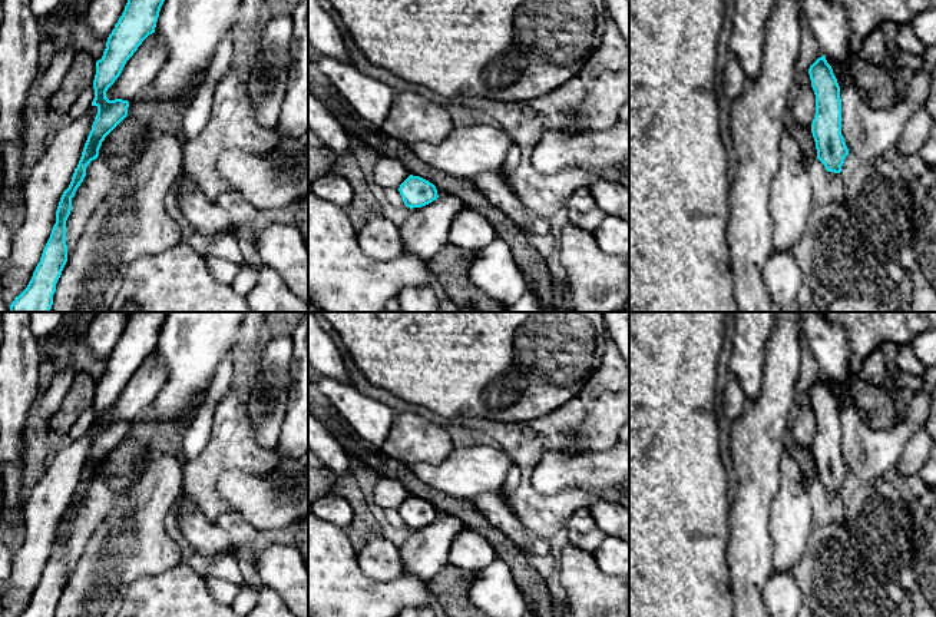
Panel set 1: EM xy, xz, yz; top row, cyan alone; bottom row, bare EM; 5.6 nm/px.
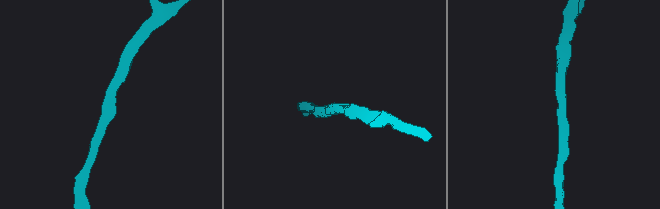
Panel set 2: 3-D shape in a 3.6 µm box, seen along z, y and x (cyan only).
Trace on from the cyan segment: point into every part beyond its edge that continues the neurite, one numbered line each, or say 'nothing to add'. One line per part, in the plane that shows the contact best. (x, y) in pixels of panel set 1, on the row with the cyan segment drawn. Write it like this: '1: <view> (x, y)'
nothing to add

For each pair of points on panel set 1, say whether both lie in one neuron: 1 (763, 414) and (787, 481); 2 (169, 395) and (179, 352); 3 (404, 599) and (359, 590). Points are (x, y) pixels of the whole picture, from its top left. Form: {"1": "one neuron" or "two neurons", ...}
{"1": "two neurons", "2": "one neuron", "3": "one neuron"}

